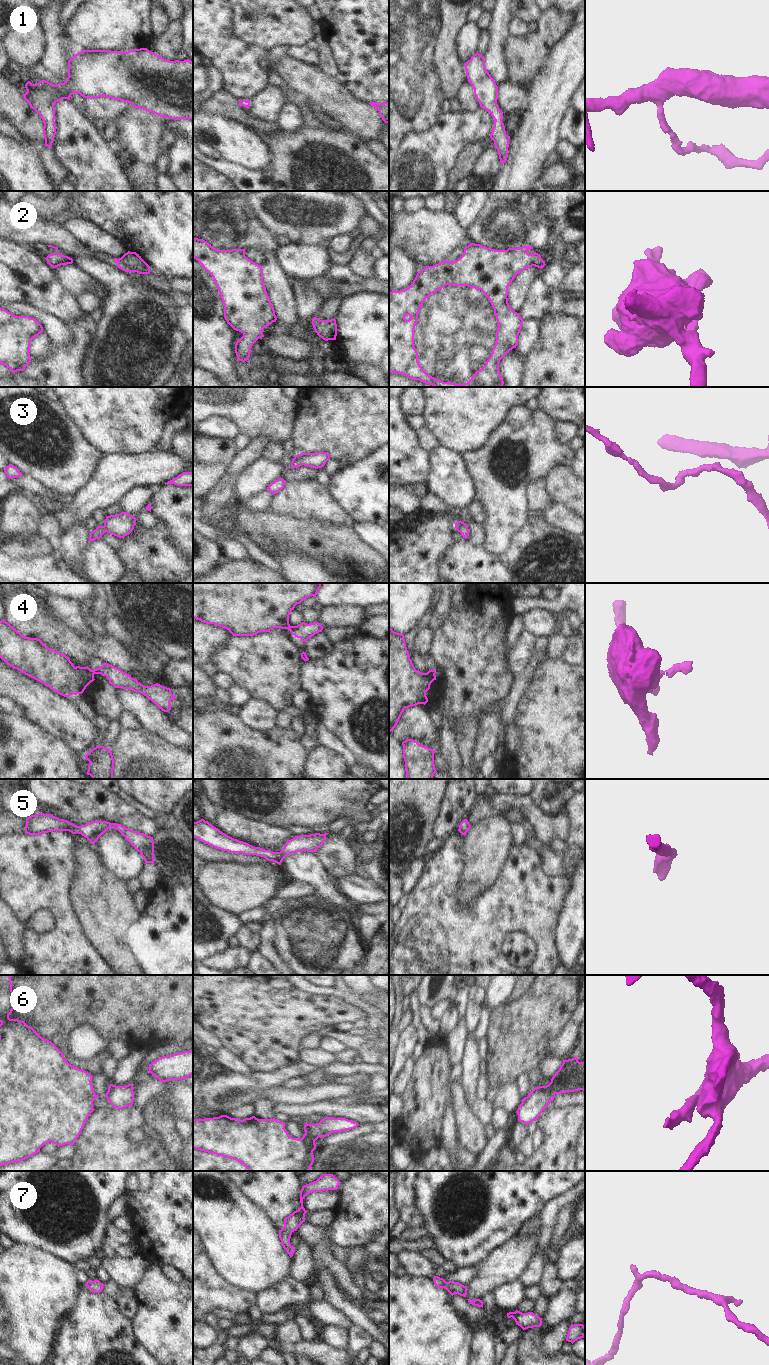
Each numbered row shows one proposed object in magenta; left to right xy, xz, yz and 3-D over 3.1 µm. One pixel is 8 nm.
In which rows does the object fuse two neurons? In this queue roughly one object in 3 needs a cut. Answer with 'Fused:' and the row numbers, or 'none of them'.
Fused: 4, 6.

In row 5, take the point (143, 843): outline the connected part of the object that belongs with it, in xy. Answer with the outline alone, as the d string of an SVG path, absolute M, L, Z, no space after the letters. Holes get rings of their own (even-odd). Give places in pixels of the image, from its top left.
M38 813L26 819L25 833L29 835L39 835L52 831L69 831L72 834L81 834L92 844L95 844L99 837L110 828L118 830L135 850L141 854L145 863L154 864L153 837L130 830L121 824L107 821L92 821L85 825L77 826L53 815Z

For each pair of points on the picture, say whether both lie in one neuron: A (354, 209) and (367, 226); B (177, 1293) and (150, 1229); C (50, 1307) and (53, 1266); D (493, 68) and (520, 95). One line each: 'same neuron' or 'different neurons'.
A: different neurons
B: different neurons
C: same neuron
D: different neurons

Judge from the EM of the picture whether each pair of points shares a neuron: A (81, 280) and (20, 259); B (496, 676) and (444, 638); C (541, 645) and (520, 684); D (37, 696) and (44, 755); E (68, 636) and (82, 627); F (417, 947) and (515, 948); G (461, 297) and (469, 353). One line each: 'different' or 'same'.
A: different
B: same
C: same
D: different
E: different
F: different
G: same

